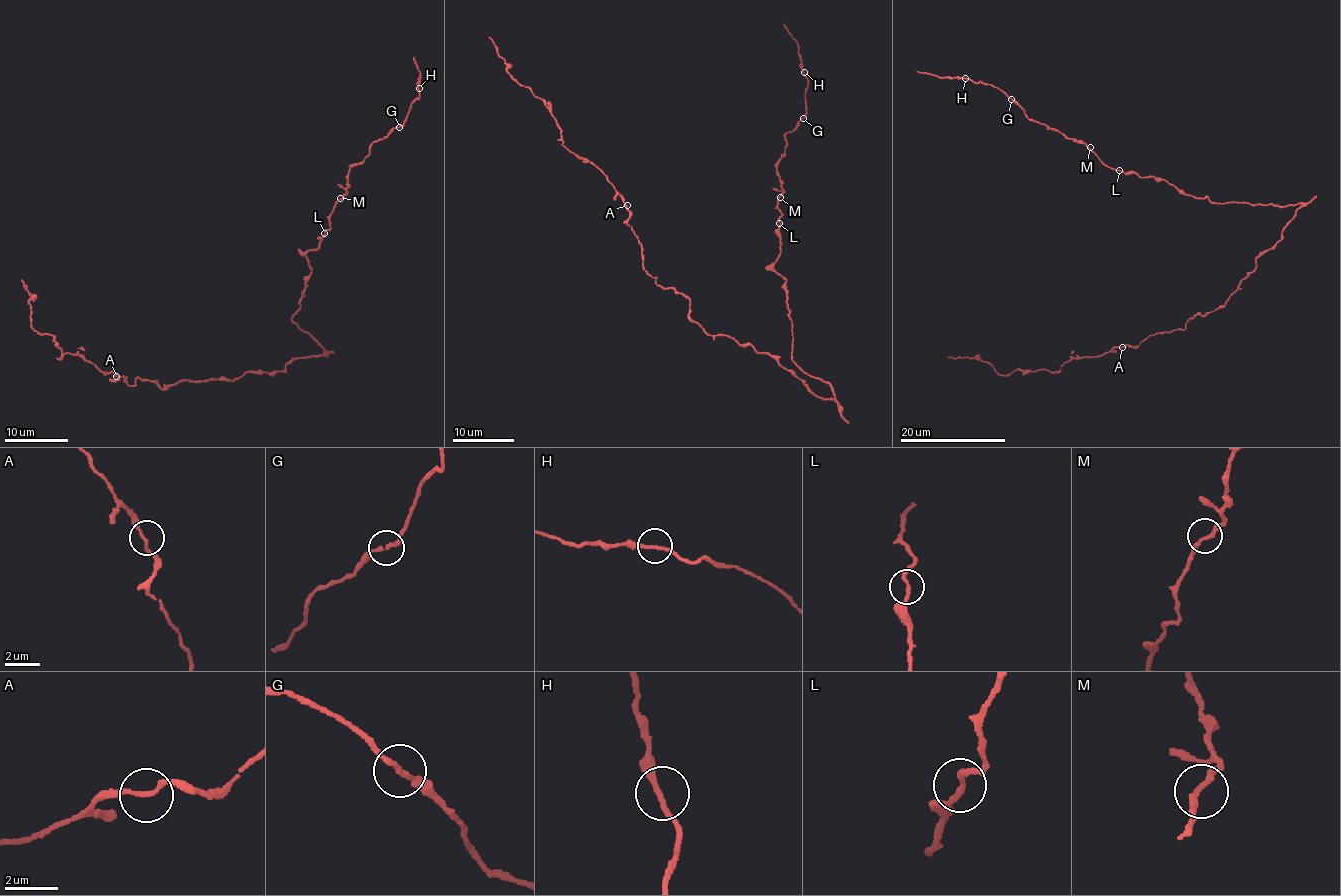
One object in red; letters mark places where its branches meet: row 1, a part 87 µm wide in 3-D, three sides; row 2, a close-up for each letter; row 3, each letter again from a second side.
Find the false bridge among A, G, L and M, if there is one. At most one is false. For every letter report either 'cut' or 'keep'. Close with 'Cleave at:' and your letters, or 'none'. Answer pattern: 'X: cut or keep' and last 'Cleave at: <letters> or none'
A: keep
G: keep
L: keep
M: keep
Cleave at: none

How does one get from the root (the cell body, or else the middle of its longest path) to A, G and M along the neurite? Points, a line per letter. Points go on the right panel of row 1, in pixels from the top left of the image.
A: (1289, 223), (1223, 306), (1195, 315), (1184, 329), (1156, 332), (1138, 346), (1122, 347)
G: (1289, 223), (1299, 203), (1213, 203), (1186, 195), (1163, 180), (1112, 169), (1084, 143), (1029, 119), (1011, 99)
M: (1289, 223), (1299, 203), (1280, 207), (1213, 203), (1207, 197), (1186, 195), (1163, 180), (1112, 169), (1090, 147)

